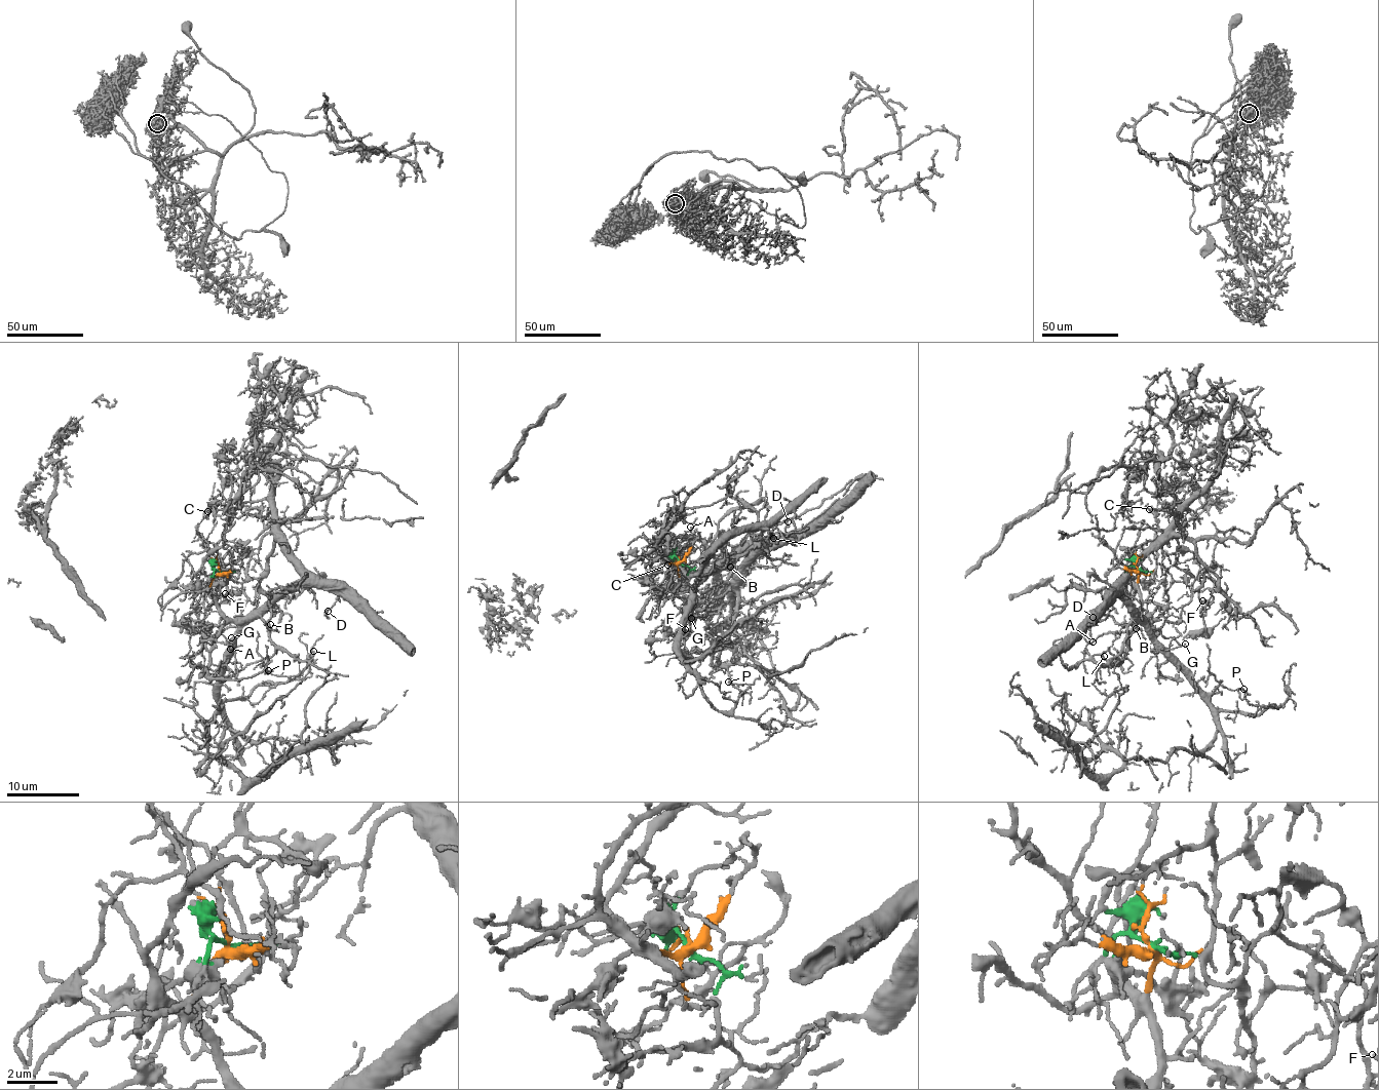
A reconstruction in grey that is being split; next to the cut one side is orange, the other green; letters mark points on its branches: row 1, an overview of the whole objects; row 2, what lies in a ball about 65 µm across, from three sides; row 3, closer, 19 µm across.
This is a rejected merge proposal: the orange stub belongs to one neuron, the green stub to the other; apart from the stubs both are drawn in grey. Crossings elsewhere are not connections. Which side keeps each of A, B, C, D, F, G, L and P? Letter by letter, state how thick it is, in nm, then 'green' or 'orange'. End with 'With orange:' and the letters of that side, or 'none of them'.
A: 150 nm | orange
B: 130 nm | orange
C: 120 nm | green
D: 140 nm | orange
F: 130 nm | green
G: 100 nm | orange
L: 170 nm | orange
P: 130 nm | orange
With orange: A, B, D, G, L, P

